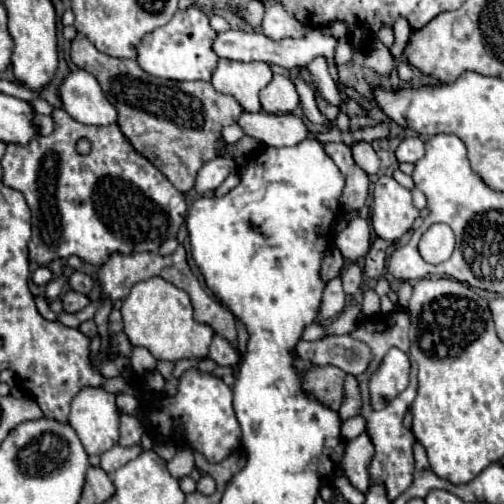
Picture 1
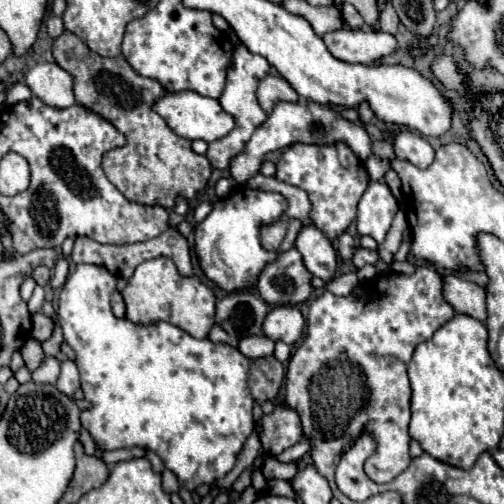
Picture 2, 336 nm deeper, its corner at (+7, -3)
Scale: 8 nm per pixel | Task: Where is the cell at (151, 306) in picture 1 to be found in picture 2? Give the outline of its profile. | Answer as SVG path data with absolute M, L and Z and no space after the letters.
M152 258L142 262L122 290L122 296L126 304L126 318L134 324L152 324L164 320L196 338L206 338L210 328L214 326L212 316L216 298L212 290L194 276L180 276L176 266L168 258Z

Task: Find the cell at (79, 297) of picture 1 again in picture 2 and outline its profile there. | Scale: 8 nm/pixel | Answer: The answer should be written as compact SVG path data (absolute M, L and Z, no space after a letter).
M34 314L32 316L32 336L36 338L36 340L40 340L40 342L44 342L44 340L48 340L50 336L52 336L52 330L54 330L54 320L50 318L50 316L46 316L46 314Z

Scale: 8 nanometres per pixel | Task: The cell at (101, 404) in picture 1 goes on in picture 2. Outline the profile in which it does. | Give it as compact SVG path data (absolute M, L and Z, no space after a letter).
M76 264L60 292L58 322L66 344L76 352L84 398L90 402L90 408L80 412L82 428L88 430L102 452L132 446L156 452L186 490L224 478L234 468L242 444L254 430L254 398L246 384L250 360L228 344L192 338L188 332L168 322L140 326L126 318L116 318L110 310L112 288L116 288L116 276L104 266Z

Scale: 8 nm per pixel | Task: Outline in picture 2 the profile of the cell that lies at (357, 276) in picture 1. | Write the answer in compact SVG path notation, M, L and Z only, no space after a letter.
M344 232L344 234L338 238L338 254L340 254L342 262L348 262L348 260L352 260L354 252L356 252L354 238L352 238L350 234L346 234L346 232Z

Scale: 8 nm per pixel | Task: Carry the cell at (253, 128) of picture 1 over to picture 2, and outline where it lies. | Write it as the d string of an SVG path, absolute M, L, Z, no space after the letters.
M184 90L184 92L168 92L164 98L160 98L156 104L154 104L154 110L168 122L168 126L182 138L188 138L188 140L204 140L204 142L214 142L218 138L224 138L236 124L234 124L234 118L222 110L220 102L218 100L212 100L212 98L204 98L196 92L190 92L190 90Z

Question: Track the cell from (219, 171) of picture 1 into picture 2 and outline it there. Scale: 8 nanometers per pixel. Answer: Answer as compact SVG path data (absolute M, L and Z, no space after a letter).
M278 102L276 108L272 110L272 114L268 116L268 120L252 134L252 138L248 140L248 144L244 146L244 152L236 154L230 160L228 172L230 176L238 182L238 184L246 184L252 176L256 176L260 172L260 164L262 158L268 152L292 146L296 142L304 142L304 144L334 144L334 142L346 142L352 152L364 162L370 152L372 152L372 144L370 138L364 130L364 126L356 126L344 118L340 118L340 114L336 114L334 110L330 110L328 106L316 104L316 102L308 102L308 104L292 104L292 102Z

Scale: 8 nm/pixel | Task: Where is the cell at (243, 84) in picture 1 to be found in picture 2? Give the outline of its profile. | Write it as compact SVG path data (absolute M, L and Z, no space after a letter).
M240 44L236 50L234 50L234 56L232 56L232 64L228 66L228 74L226 74L226 88L220 96L220 104L222 108L234 116L236 120L236 126L234 130L220 138L218 142L214 144L208 144L208 152L206 152L206 158L210 160L212 168L218 168L218 170L226 170L228 168L228 162L234 154L238 154L244 144L250 140L252 132L266 120L266 112L260 108L258 100L256 100L256 88L258 88L258 82L268 74L270 70L270 64L264 56L258 56L258 54L250 54L248 48L244 44Z

